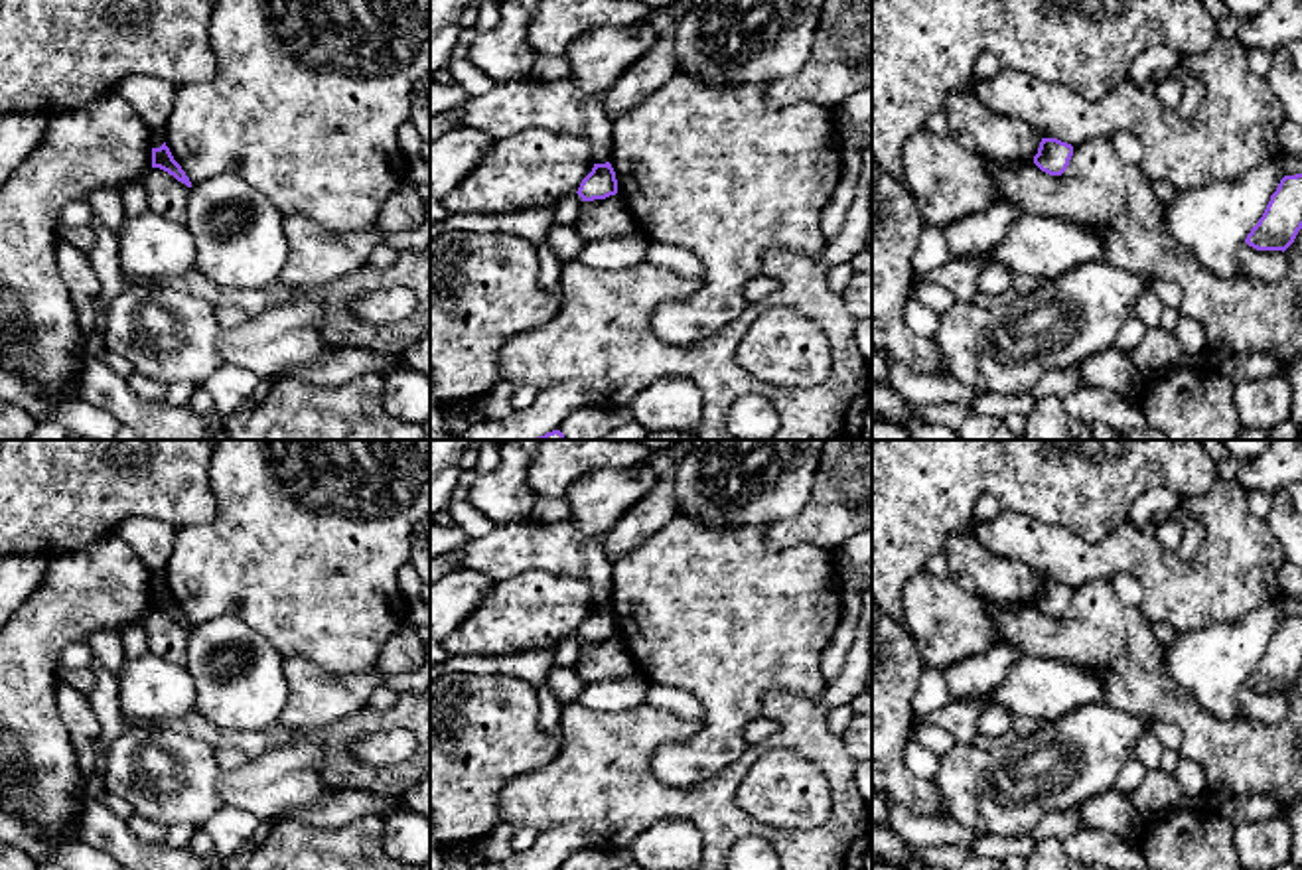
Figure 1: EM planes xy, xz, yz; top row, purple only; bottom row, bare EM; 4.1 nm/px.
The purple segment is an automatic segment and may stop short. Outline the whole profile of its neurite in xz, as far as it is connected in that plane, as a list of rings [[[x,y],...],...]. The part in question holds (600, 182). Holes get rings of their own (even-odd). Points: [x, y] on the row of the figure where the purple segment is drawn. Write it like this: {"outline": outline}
{"outline": [[[610,162],[594,164],[592,172],[582,180],[578,191],[582,201],[606,199],[617,193],[615,172]]]}

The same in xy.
{"outline": [[[166,142],[160,148],[152,148],[152,168],[164,170],[170,176],[174,176],[178,181],[191,187],[189,178],[185,176],[181,166],[174,160],[174,156],[172,156],[170,148],[166,146]]]}

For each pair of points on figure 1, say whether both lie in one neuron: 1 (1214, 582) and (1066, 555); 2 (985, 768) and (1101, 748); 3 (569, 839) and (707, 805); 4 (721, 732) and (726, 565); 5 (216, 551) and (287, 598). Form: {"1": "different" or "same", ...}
{"1": "same", "2": "same", "3": "different", "4": "same", "5": "same"}

